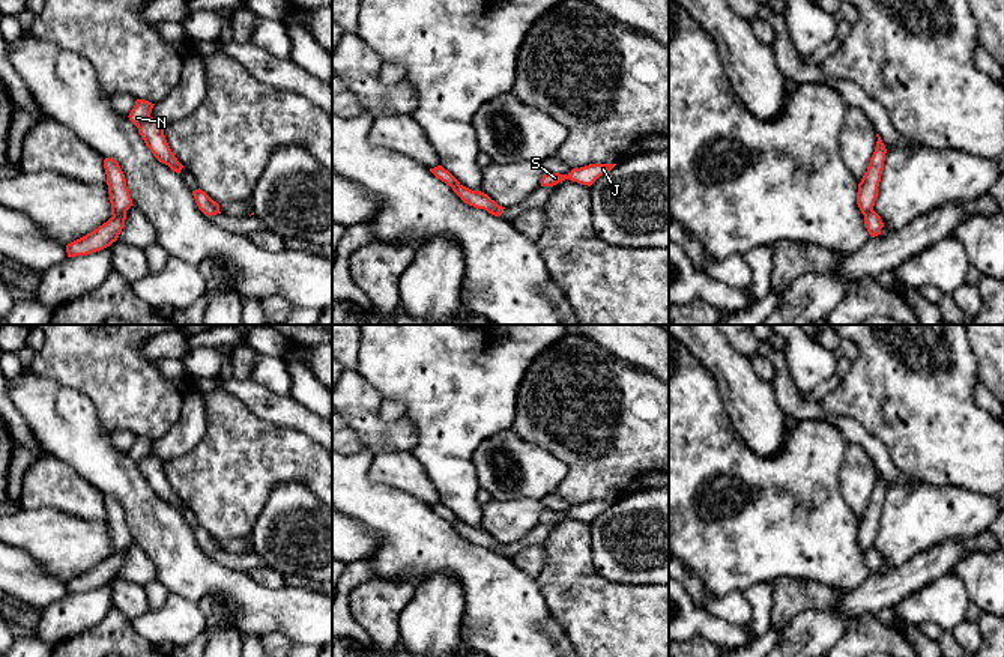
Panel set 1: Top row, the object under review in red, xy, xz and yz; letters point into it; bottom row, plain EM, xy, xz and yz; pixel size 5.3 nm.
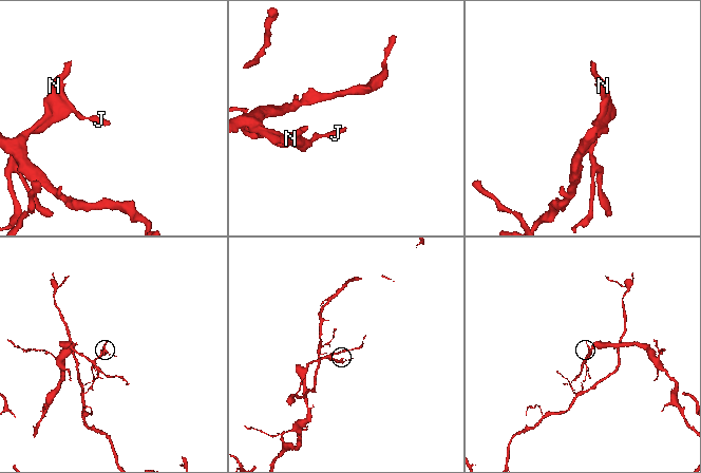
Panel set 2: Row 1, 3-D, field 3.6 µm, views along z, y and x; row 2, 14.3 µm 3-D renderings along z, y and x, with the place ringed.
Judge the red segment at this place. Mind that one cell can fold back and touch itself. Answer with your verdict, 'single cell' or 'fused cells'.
fused cells

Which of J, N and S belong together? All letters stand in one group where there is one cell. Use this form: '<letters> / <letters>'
J S / N

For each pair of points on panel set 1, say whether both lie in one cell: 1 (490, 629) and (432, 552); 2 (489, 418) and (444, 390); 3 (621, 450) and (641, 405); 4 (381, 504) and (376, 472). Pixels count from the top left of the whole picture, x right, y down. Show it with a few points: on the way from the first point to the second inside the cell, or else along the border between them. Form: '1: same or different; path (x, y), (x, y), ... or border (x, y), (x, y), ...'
1: same; path (490, 606), (490, 597), (454, 561)
2: same; path (478, 408), (465, 394), (454, 394)
3: same; path (621, 439), (621, 424), (630, 415)
4: different; border (374, 454), (367, 478), (411, 495)

